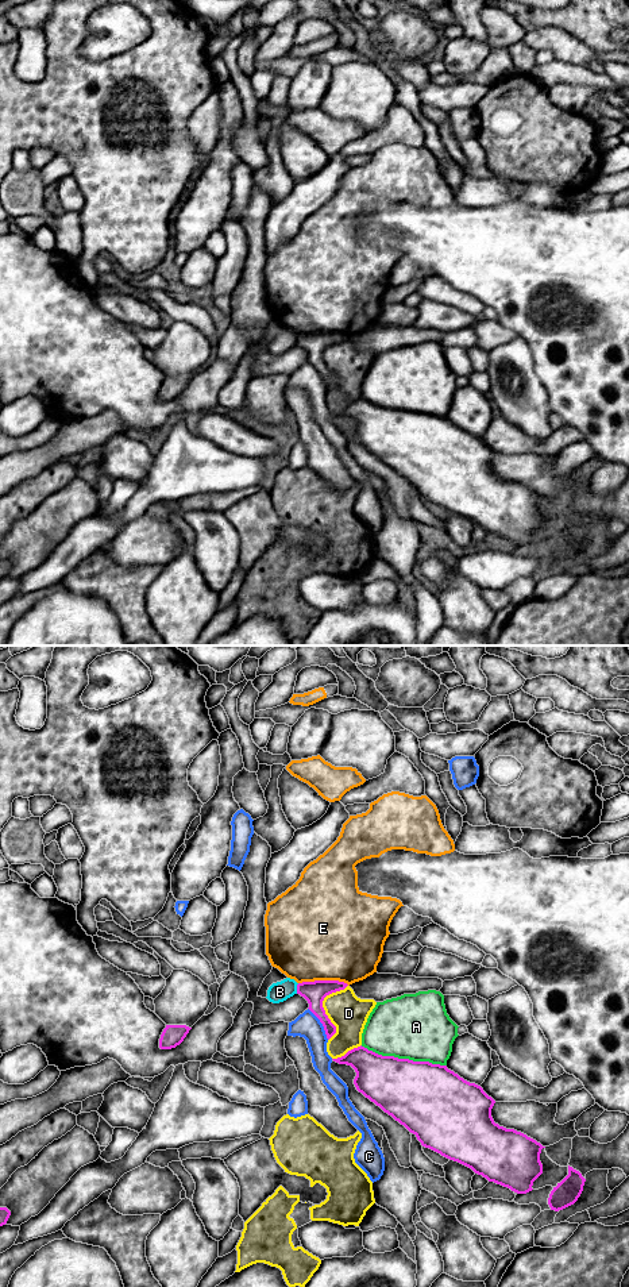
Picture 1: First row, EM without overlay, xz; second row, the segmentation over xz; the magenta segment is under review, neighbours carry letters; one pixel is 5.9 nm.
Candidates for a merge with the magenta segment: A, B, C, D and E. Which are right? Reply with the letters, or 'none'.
none

